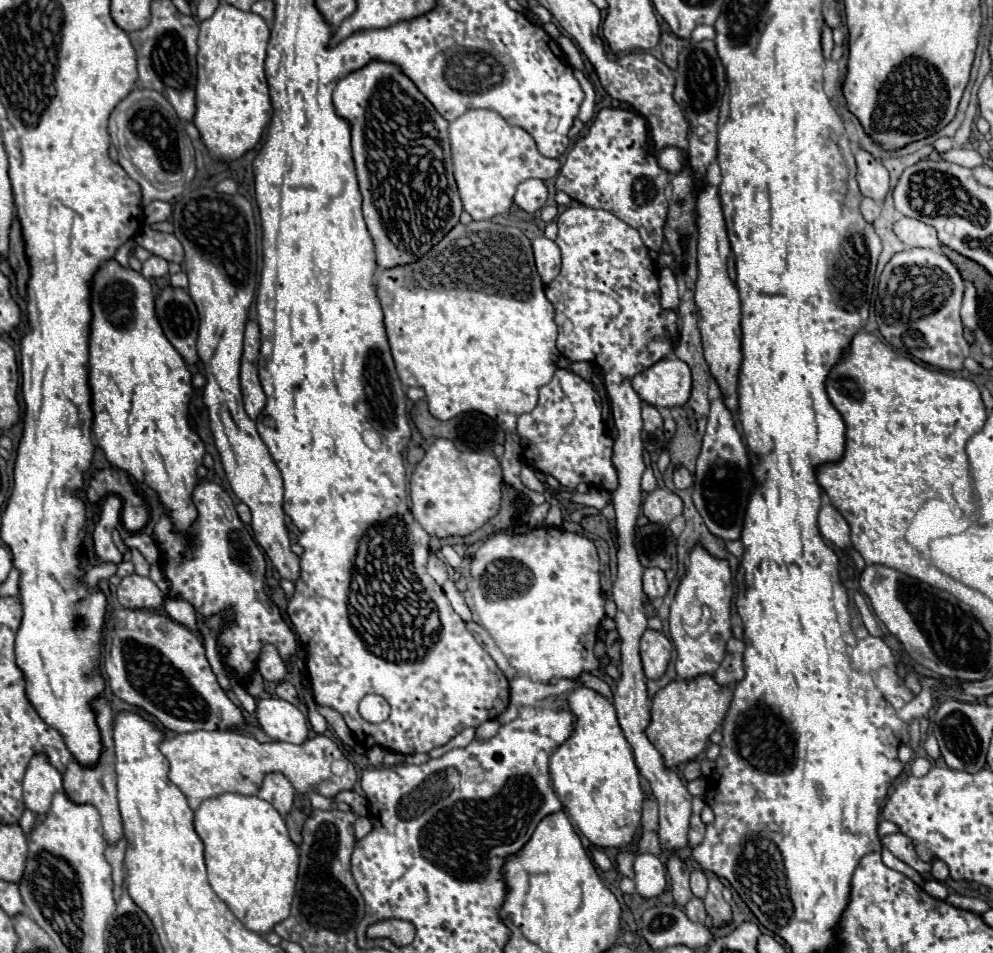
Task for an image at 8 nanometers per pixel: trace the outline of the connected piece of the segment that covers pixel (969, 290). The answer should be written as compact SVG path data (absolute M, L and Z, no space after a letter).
M966 280L964 302L962 302L962 324L964 324L964 330L966 330L966 338L972 344L972 340L974 340L972 330L976 328L976 286L968 280Z

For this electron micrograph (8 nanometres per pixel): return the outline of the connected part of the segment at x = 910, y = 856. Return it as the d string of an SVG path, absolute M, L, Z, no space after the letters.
M902 832L884 836L884 838L882 838L882 844L884 844L896 858L900 858L900 860L906 862L908 866L912 866L916 872L920 872L920 874L930 872L930 866L932 866L932 864L926 864L926 862L922 862L922 860L916 856L916 852L914 852L914 848L912 848L912 844L910 844L910 838L904 836Z

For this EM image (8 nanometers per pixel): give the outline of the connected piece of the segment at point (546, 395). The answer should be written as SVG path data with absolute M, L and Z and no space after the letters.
M556 370L554 378L540 388L538 406L518 418L516 430L524 454L532 458L542 474L554 476L564 488L576 490L580 482L606 492L618 488L618 470L612 464L614 440L608 436L600 416L600 396L592 382L586 382L572 370Z

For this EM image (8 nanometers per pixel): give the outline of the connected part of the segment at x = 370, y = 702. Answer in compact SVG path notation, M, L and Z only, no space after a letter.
M368 694L360 700L360 716L372 724L384 722L390 716L390 704L376 694Z

